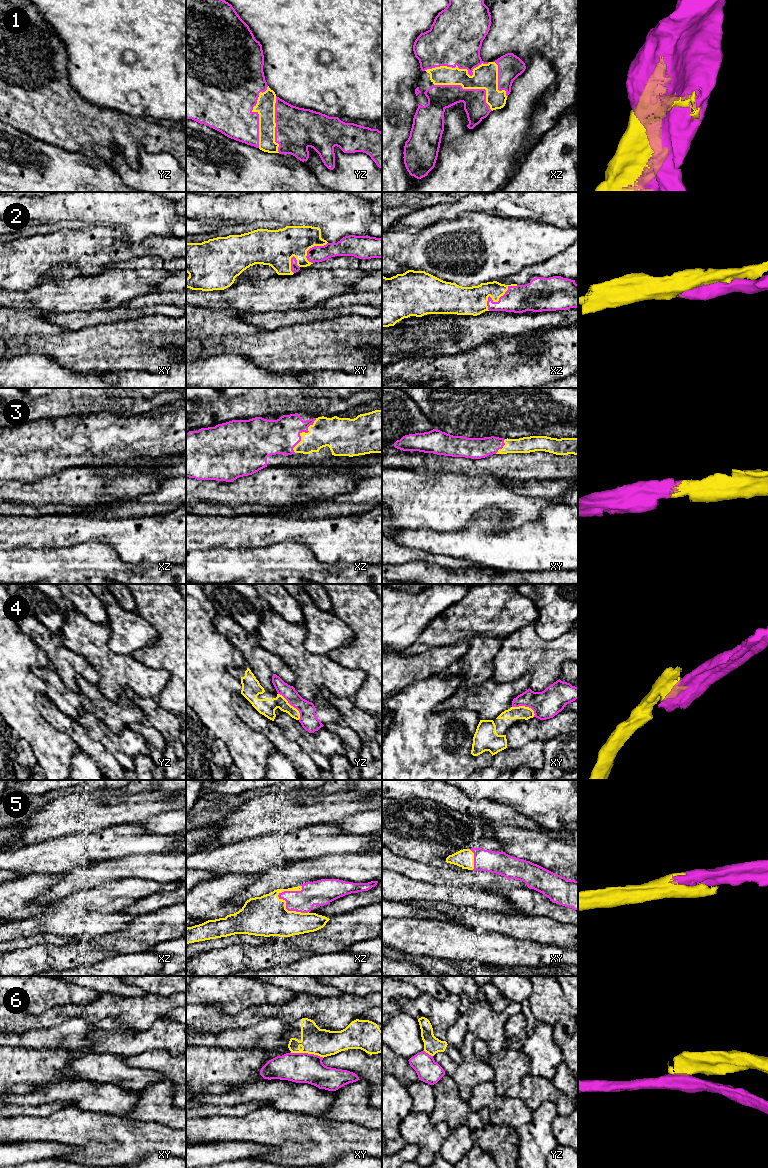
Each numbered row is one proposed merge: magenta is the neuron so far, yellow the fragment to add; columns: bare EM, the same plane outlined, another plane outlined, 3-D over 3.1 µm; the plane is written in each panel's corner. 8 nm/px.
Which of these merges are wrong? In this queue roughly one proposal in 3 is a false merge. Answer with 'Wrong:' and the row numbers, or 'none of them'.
Wrong: 4, 6

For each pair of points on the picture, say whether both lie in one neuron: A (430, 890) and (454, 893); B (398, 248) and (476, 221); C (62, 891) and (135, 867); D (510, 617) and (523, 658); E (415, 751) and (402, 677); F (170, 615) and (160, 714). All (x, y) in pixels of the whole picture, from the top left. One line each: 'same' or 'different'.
A: same
B: same
C: same
D: different
E: different
F: different

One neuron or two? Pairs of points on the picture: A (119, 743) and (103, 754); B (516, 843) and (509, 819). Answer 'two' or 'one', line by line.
A: two
B: two

